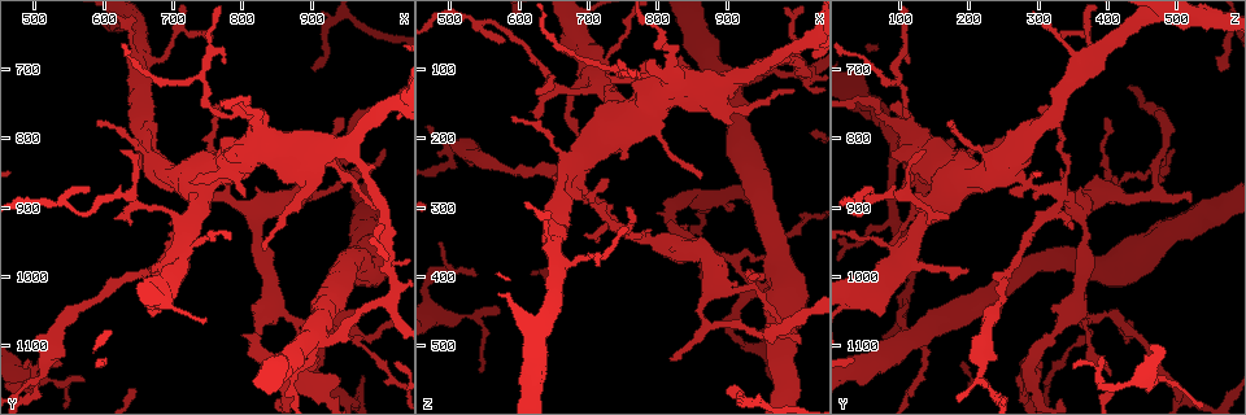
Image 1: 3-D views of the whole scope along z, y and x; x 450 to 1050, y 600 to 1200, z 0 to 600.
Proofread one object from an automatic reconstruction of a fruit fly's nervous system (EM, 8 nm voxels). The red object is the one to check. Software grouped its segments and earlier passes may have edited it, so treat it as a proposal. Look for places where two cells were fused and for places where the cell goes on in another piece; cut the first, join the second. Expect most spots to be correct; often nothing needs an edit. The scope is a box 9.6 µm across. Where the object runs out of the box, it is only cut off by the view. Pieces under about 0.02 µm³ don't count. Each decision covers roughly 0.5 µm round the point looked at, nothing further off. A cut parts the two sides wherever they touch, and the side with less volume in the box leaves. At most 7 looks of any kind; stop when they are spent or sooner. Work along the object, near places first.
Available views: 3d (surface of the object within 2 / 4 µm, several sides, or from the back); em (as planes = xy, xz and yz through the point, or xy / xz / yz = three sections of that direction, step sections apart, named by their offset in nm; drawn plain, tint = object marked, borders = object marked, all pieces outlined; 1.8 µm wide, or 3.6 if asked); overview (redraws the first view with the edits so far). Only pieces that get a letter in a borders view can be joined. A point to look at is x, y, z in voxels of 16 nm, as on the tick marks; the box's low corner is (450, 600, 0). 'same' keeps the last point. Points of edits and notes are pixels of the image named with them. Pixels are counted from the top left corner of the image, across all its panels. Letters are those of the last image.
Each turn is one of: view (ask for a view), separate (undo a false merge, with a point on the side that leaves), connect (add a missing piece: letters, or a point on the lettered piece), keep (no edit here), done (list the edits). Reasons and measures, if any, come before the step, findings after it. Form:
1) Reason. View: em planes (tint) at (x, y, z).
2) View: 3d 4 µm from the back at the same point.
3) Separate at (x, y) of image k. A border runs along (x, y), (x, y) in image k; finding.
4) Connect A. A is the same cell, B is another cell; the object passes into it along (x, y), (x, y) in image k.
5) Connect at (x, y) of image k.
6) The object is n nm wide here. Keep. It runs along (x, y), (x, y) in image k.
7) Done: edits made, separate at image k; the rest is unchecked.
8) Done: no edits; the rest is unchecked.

View: 3d 4 µm at (740, 880, 330).

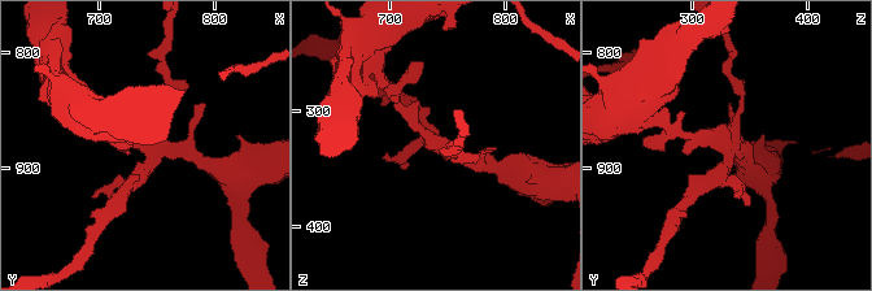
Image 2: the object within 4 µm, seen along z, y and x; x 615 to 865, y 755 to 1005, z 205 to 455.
Now the EM. View: em 3.6 µm planes (borders) at (738, 878, 330).

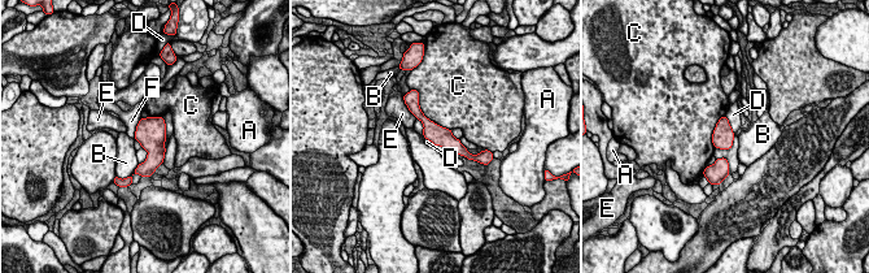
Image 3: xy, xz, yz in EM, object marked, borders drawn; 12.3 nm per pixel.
Keep. A, B, C, D, E and F are other cells; a border runs along (725, 116), (734, 134) in image 3; one cell here.

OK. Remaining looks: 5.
Branch stops here. View: em yz step 16 (tint) at (955, 865, 475).

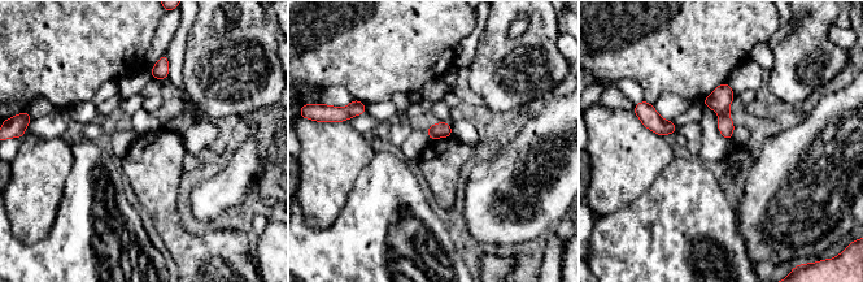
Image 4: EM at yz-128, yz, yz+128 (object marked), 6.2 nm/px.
Another direction. View: em xy step 4 (borders) at the same point.

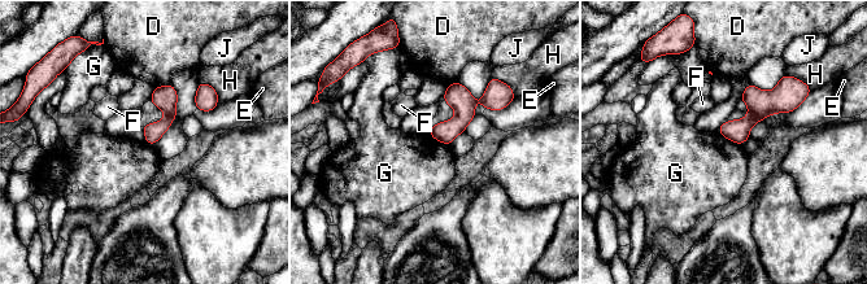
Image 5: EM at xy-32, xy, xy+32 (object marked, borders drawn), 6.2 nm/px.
The object is 110 nm wide here; the longest contact is with G, 180 nm. Keep. D, E, F, G, H and J are other cells; none of them fits.

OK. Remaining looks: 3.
Branch stops here. View: em yz step 8 (borders) at (905, 705, 565).

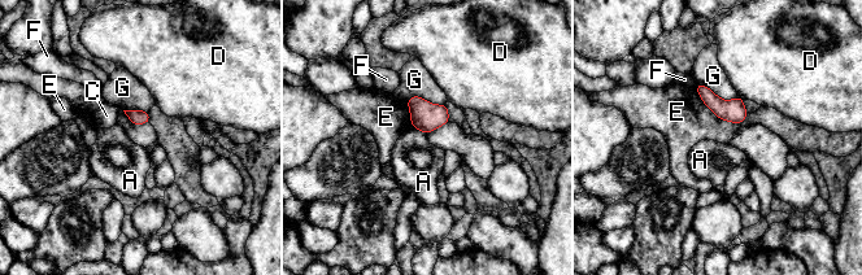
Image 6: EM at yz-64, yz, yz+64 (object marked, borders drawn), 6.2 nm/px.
View: em planes (borders) at the same point.

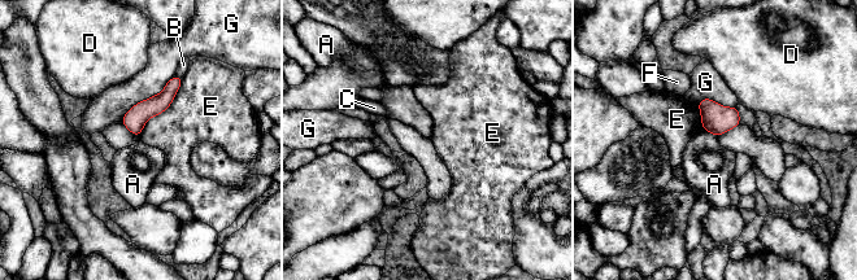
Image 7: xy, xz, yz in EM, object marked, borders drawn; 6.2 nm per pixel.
Keep. A, B, C, D, E, F and G are other cells; no lettered piece goes on from it.

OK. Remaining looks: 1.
Done: no edits; the rest is unchecked.

